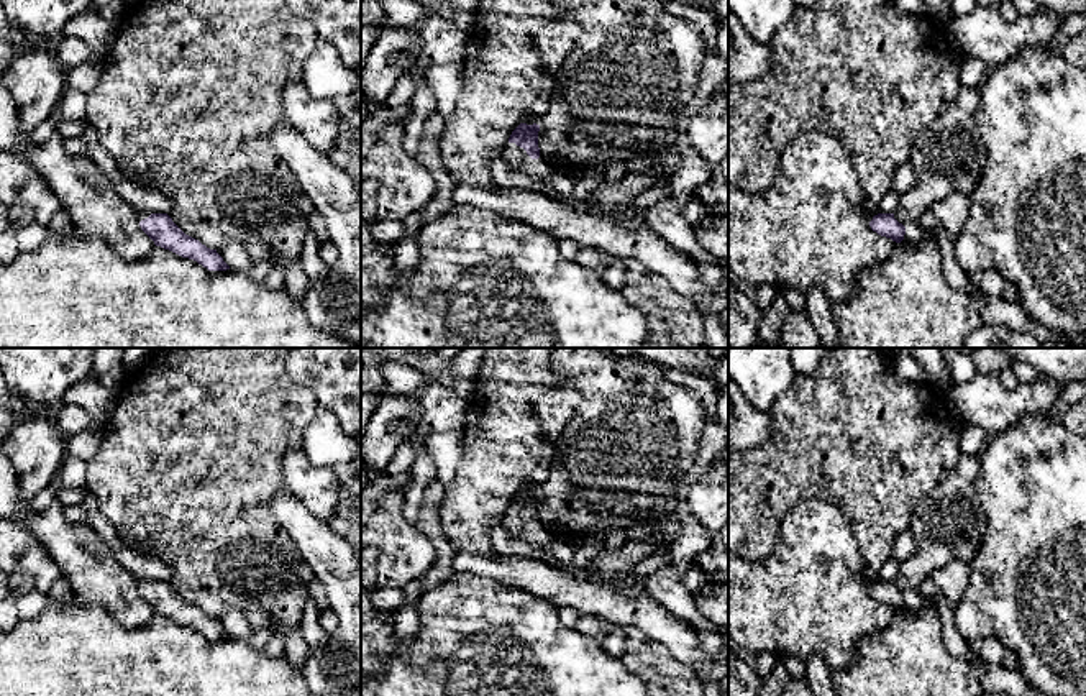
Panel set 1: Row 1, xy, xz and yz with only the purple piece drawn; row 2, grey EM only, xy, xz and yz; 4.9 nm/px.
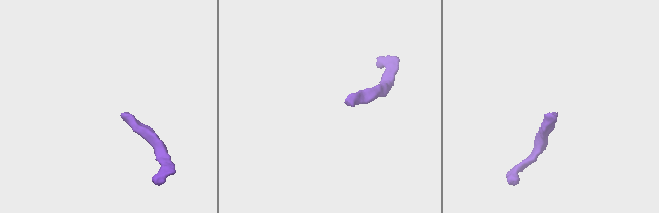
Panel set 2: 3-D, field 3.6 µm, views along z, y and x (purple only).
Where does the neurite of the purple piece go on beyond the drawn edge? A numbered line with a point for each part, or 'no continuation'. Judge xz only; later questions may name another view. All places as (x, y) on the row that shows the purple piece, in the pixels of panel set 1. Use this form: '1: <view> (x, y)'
1: xz (515, 156)

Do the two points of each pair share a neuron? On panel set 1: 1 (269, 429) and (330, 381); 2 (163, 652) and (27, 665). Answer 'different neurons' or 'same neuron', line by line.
1: different neurons
2: same neuron

